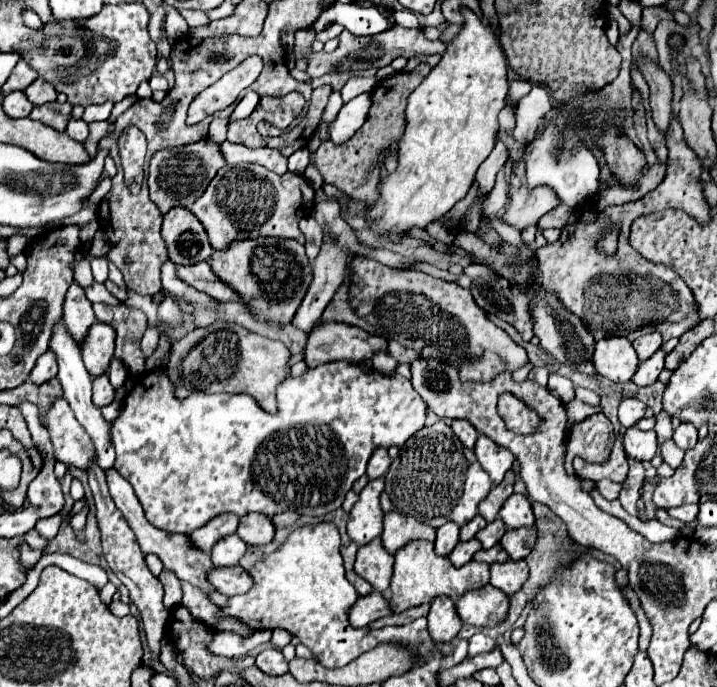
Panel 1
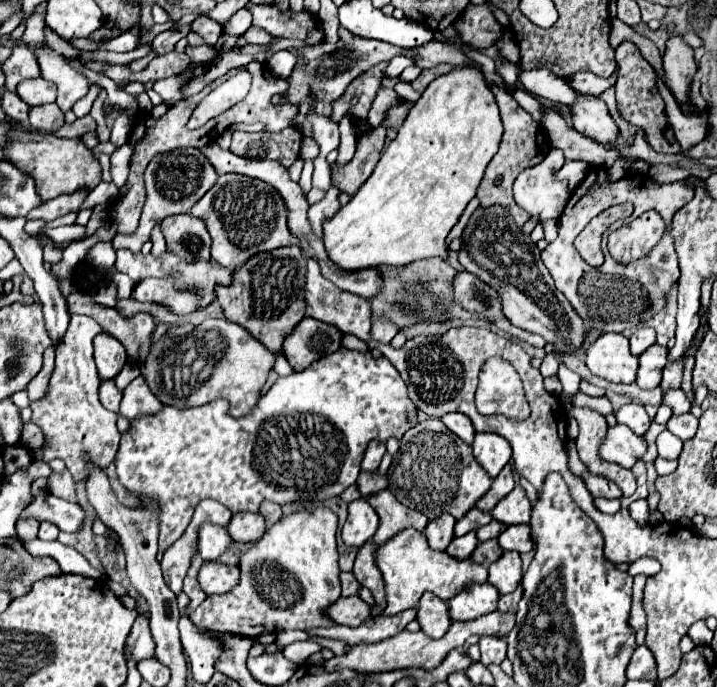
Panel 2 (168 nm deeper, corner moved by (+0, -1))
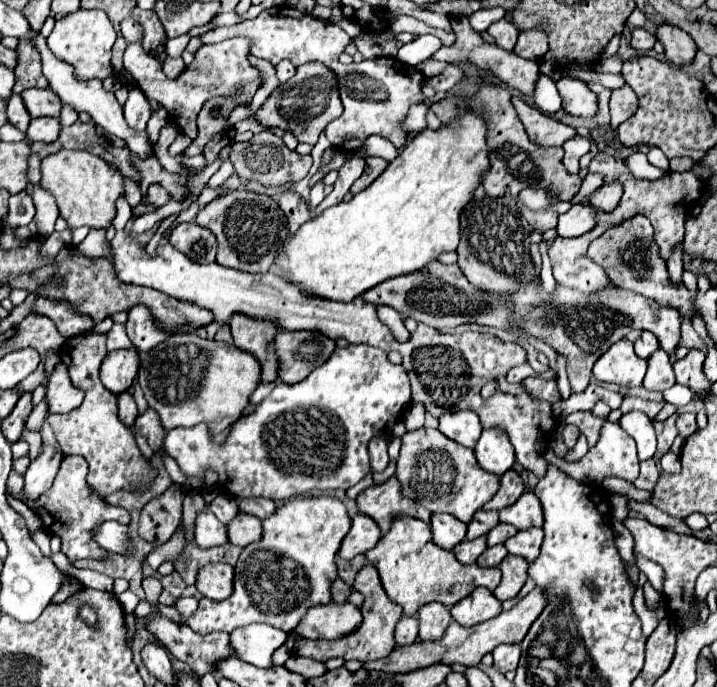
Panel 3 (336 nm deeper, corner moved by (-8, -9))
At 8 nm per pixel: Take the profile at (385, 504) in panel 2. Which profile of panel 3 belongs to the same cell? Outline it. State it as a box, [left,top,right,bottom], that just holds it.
[357,475,431,533]

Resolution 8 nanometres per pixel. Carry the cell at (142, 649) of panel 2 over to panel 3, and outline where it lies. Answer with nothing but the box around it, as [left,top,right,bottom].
[143,577,161,603]

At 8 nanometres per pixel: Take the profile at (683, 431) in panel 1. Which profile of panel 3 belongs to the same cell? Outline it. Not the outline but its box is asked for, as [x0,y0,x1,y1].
[677,411,697,439]

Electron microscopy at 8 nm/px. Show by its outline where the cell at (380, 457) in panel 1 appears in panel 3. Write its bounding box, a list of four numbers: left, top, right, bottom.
[369,437,389,471]

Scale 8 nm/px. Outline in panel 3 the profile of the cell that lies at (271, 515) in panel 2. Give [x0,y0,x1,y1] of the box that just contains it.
[237,497,275,519]

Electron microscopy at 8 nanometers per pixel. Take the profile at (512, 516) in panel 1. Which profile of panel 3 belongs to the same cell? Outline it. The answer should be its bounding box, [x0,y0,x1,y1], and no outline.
[499,491,543,529]

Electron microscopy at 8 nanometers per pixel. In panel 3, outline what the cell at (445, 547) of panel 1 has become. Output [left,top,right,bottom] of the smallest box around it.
[431,513,467,549]

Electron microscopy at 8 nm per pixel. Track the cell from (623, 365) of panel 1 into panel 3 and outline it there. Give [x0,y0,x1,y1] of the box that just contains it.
[593,341,647,387]

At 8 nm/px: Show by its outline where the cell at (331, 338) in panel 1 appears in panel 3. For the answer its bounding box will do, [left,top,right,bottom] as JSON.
[275,331,335,385]

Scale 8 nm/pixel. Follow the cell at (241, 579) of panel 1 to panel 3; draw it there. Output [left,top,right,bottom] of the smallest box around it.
[195,563,233,601]

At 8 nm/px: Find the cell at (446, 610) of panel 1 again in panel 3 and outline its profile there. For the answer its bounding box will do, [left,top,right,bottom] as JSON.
[419,603,451,641]

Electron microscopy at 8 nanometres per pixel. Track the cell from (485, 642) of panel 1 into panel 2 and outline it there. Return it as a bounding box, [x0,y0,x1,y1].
[479,637,507,665]

